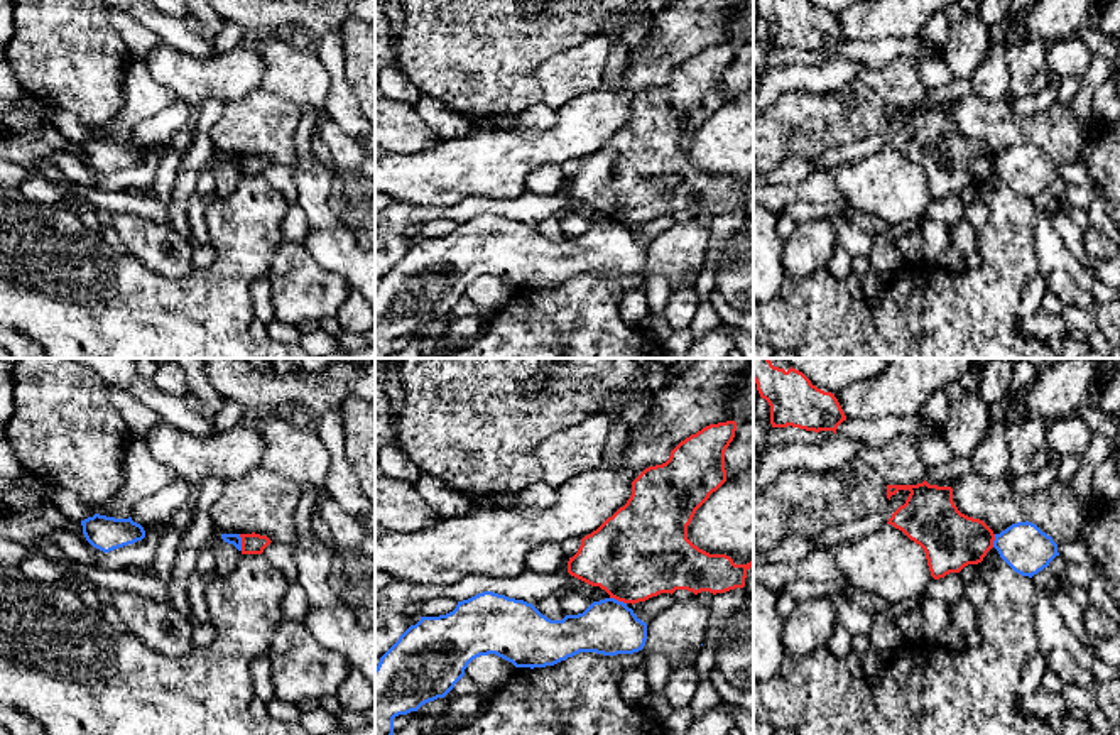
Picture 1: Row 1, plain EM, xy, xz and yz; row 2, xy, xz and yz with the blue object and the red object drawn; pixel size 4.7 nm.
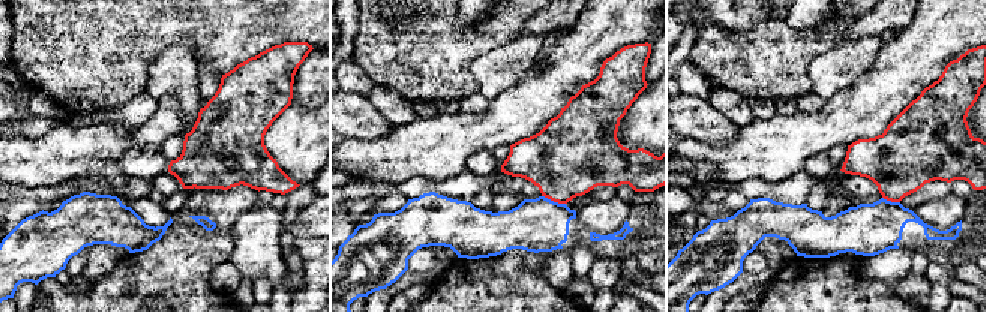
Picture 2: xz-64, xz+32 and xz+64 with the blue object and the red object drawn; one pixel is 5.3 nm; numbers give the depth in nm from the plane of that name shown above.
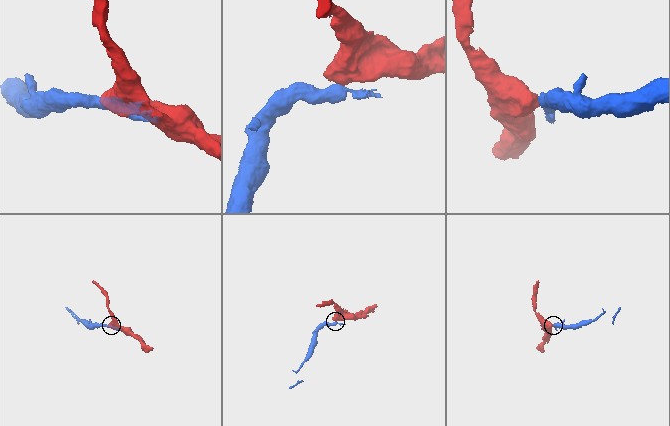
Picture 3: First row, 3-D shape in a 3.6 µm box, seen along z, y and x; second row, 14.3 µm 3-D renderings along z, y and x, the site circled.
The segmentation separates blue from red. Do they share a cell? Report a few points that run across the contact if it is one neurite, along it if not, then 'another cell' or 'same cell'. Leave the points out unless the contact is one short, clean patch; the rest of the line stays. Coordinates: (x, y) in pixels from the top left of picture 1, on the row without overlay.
line xy (239, 156), (242, 171); another cell

